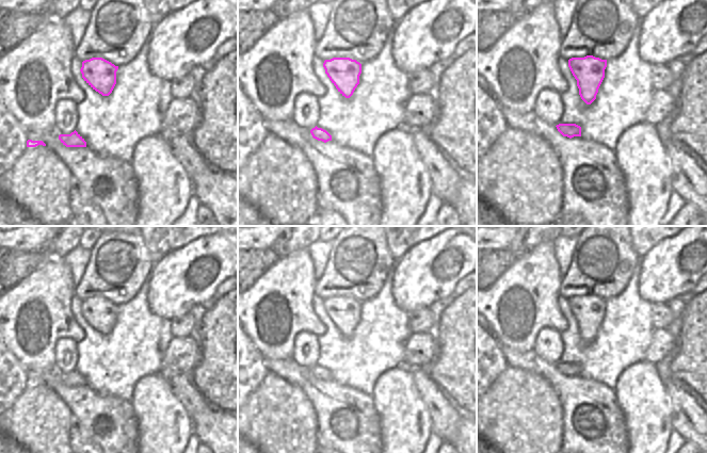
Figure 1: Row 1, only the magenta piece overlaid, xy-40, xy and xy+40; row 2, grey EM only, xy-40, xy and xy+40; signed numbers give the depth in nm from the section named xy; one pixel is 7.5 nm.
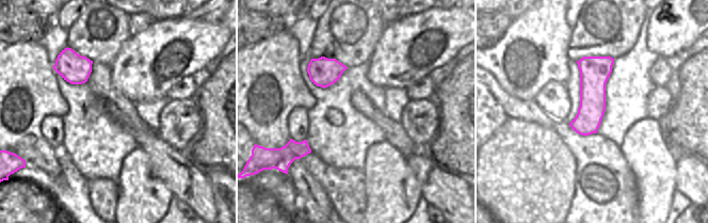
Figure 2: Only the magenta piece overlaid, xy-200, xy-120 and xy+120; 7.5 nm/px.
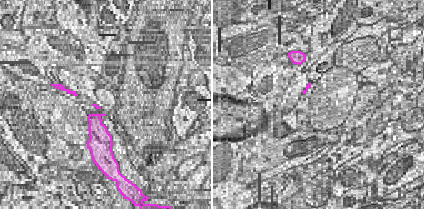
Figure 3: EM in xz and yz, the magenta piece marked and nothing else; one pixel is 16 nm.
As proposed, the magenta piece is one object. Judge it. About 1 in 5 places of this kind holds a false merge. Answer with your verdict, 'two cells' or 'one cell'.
one cell

